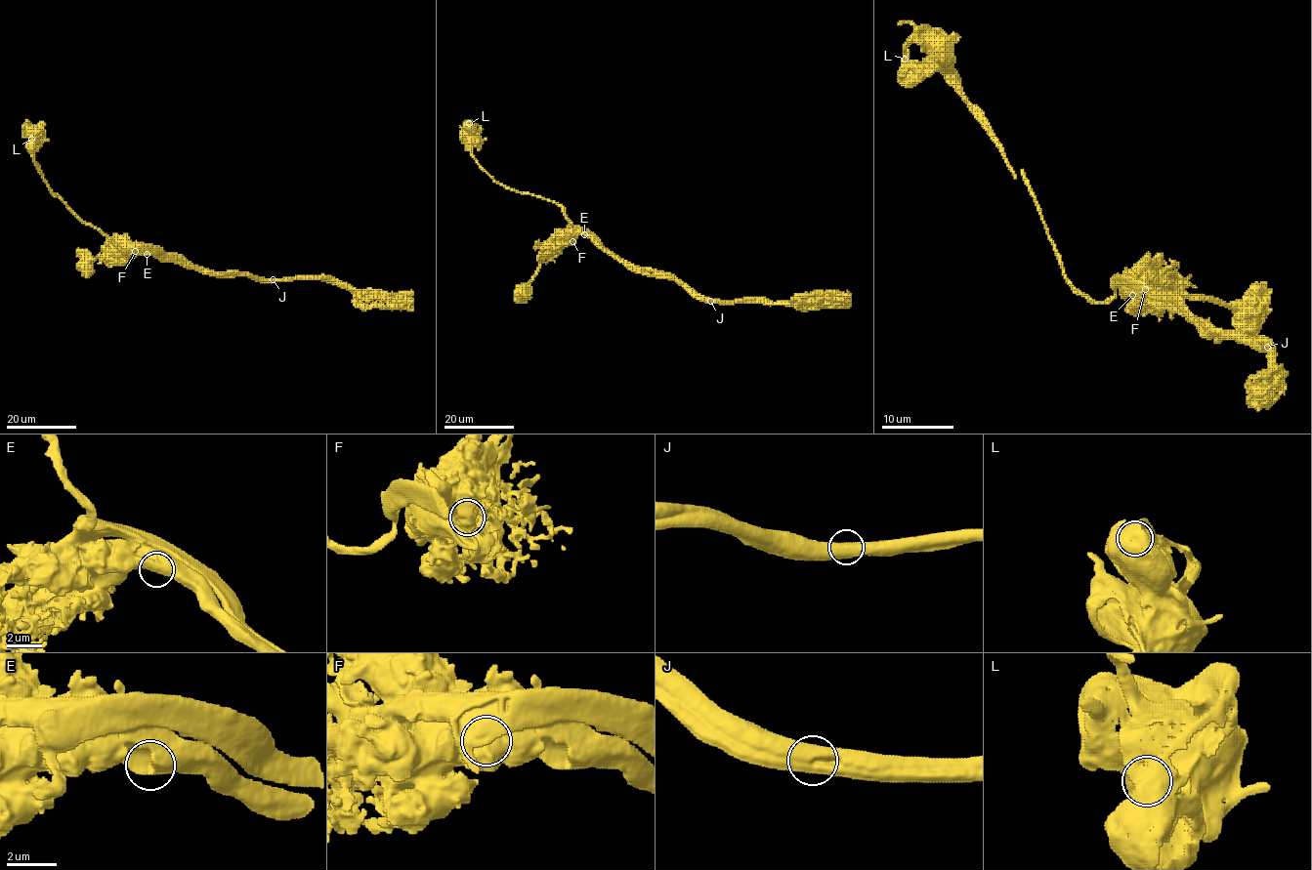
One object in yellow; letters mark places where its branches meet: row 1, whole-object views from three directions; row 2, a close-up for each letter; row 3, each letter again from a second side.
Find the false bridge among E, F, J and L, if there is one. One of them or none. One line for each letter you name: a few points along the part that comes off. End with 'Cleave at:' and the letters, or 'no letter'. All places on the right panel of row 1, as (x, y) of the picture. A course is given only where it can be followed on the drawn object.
J: foreign part runs (1266, 347), (1207, 334), (1173, 300), (1130, 284), (1102, 302), (1079, 295), (987, 119), (912, 24), (898, 24)
Cleave at: J

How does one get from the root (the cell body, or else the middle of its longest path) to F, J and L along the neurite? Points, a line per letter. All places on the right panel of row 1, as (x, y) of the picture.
F: (945, 53), (955, 89), (1007, 166), (1023, 177), (1066, 282), (1096, 302), (1107, 302), (1121, 282), (1145, 289)
J: (945, 53), (955, 89), (1023, 177), (1075, 291), (1107, 302), (1118, 285), (1154, 289), (1204, 332), (1266, 347)
L: (945, 53), (946, 61), (913, 62), (905, 59)

